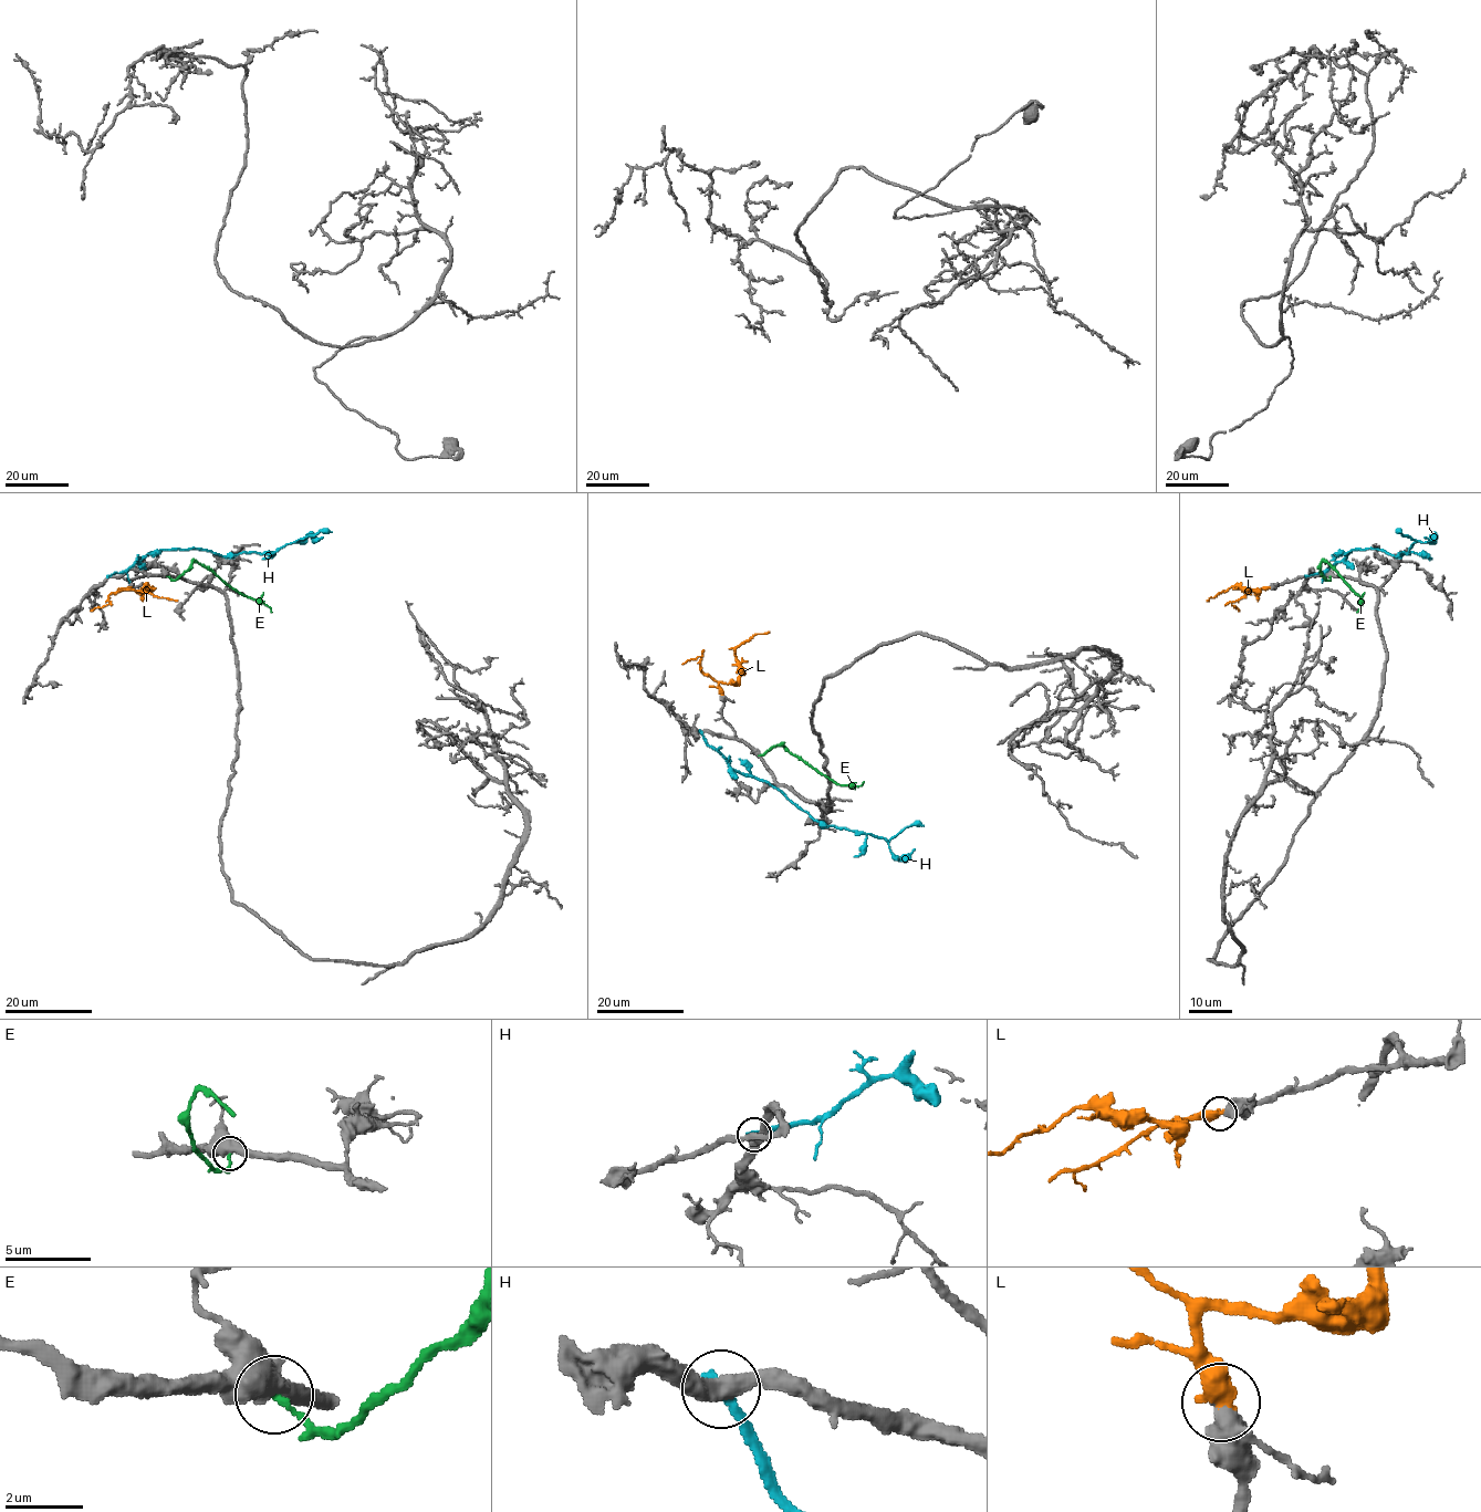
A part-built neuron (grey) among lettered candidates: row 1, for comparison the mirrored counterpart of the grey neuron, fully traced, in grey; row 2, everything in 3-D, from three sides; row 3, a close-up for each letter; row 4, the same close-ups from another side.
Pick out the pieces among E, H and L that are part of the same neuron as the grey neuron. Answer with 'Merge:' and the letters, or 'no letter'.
Merge: L

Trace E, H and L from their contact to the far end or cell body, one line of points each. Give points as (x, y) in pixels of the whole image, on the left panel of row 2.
E: (167, 576), (176, 580), (194, 560), (232, 588), (260, 600), (272, 612)
H: (108, 576), (123, 573), (141, 558), (156, 551), (201, 548), (225, 555), (271, 553), (321, 530), (332, 531)
L: (129, 588), (149, 590), (145, 587), (144, 592), (177, 601)

